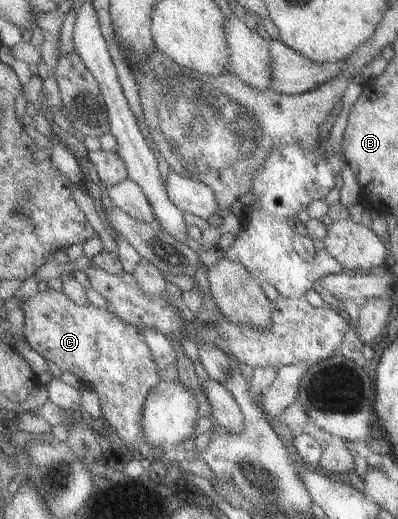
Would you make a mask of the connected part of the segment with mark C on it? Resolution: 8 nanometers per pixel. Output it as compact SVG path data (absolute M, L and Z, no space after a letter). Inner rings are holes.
M63 289L38 292L25 301L23 308L29 344L54 361L62 371L78 375L82 384L99 394L107 422L130 448L142 445L145 441L143 415L147 397L164 379L146 333L120 319L108 308L76 303Z

